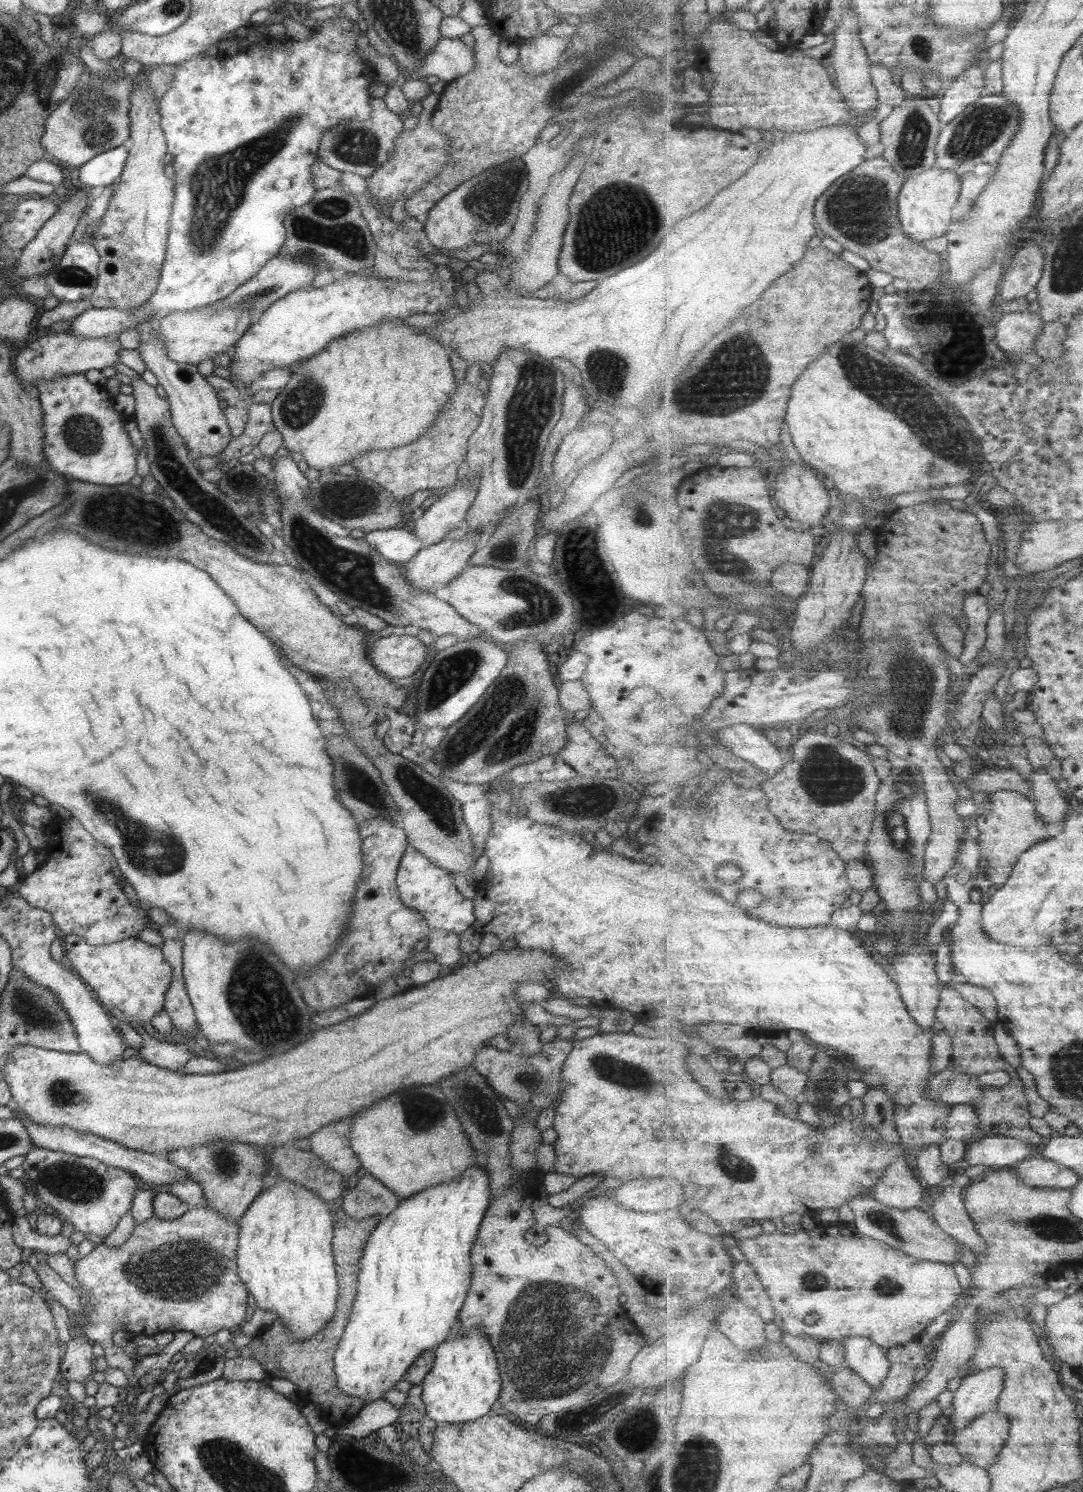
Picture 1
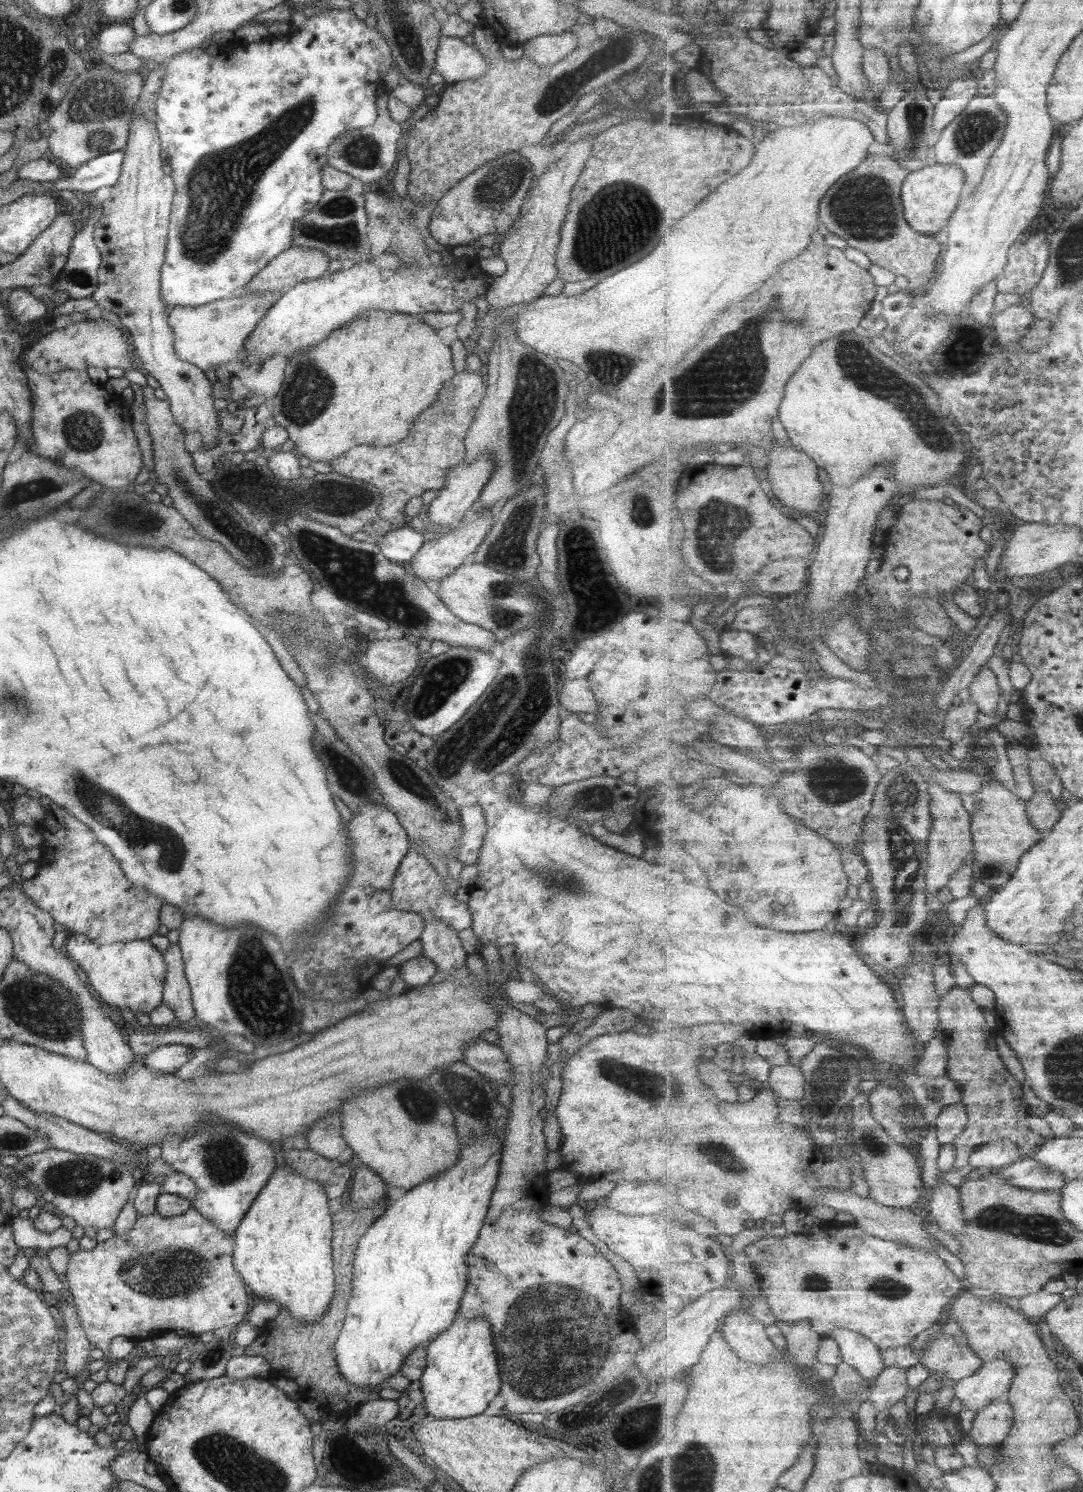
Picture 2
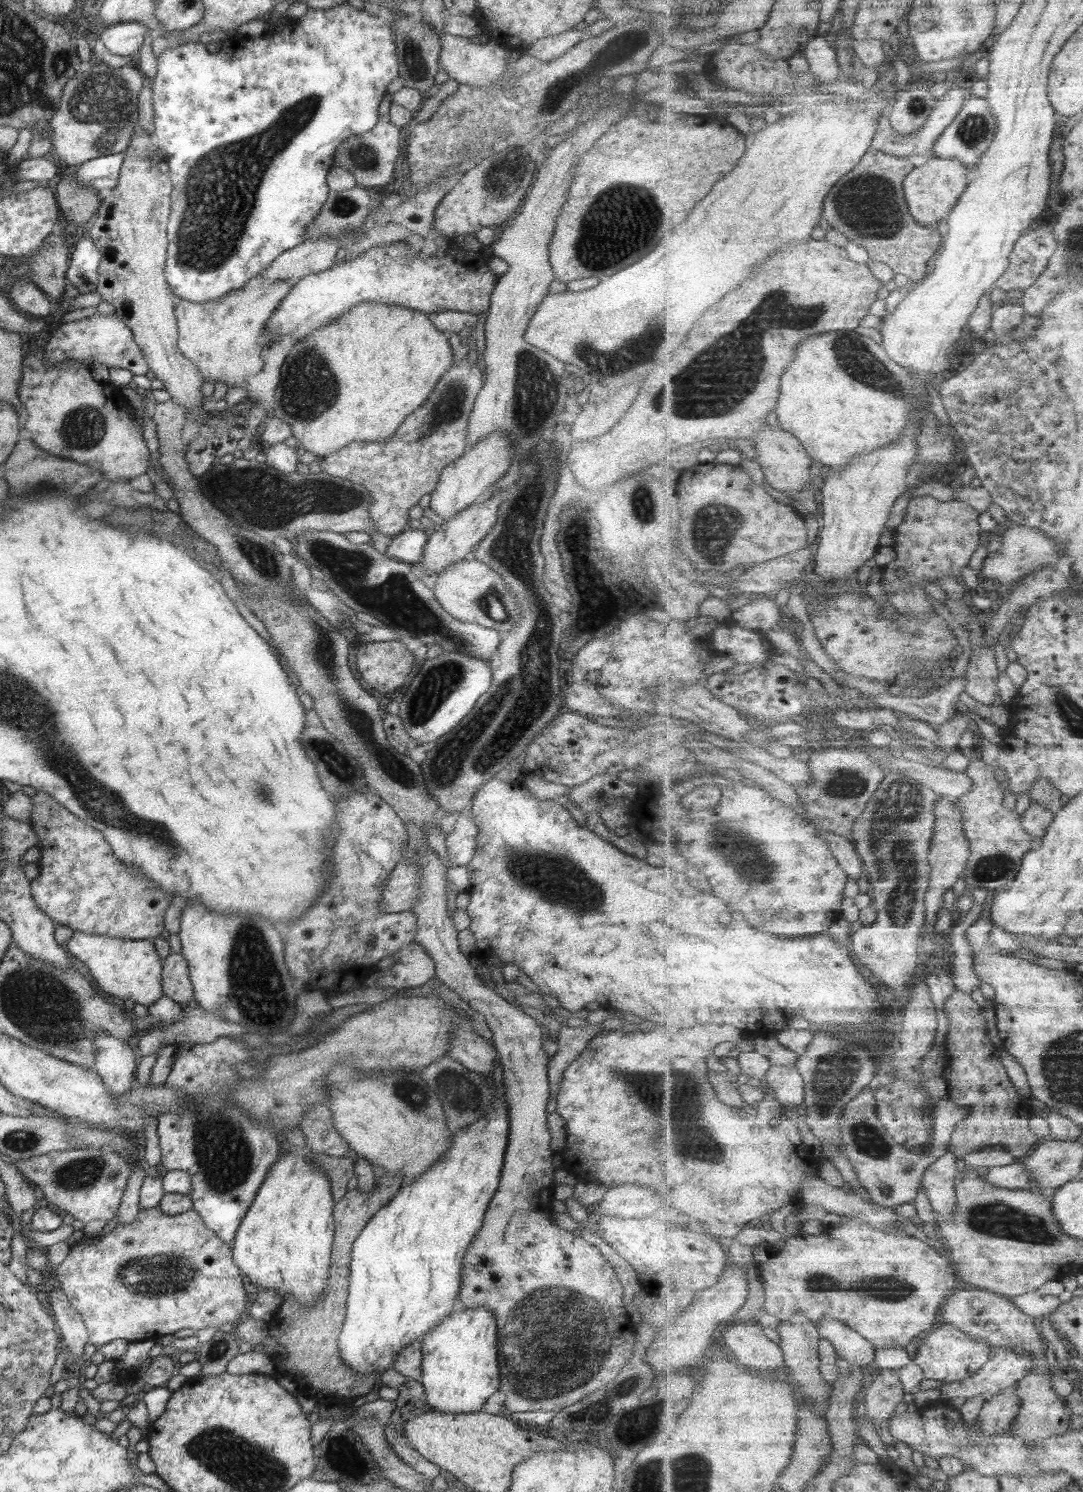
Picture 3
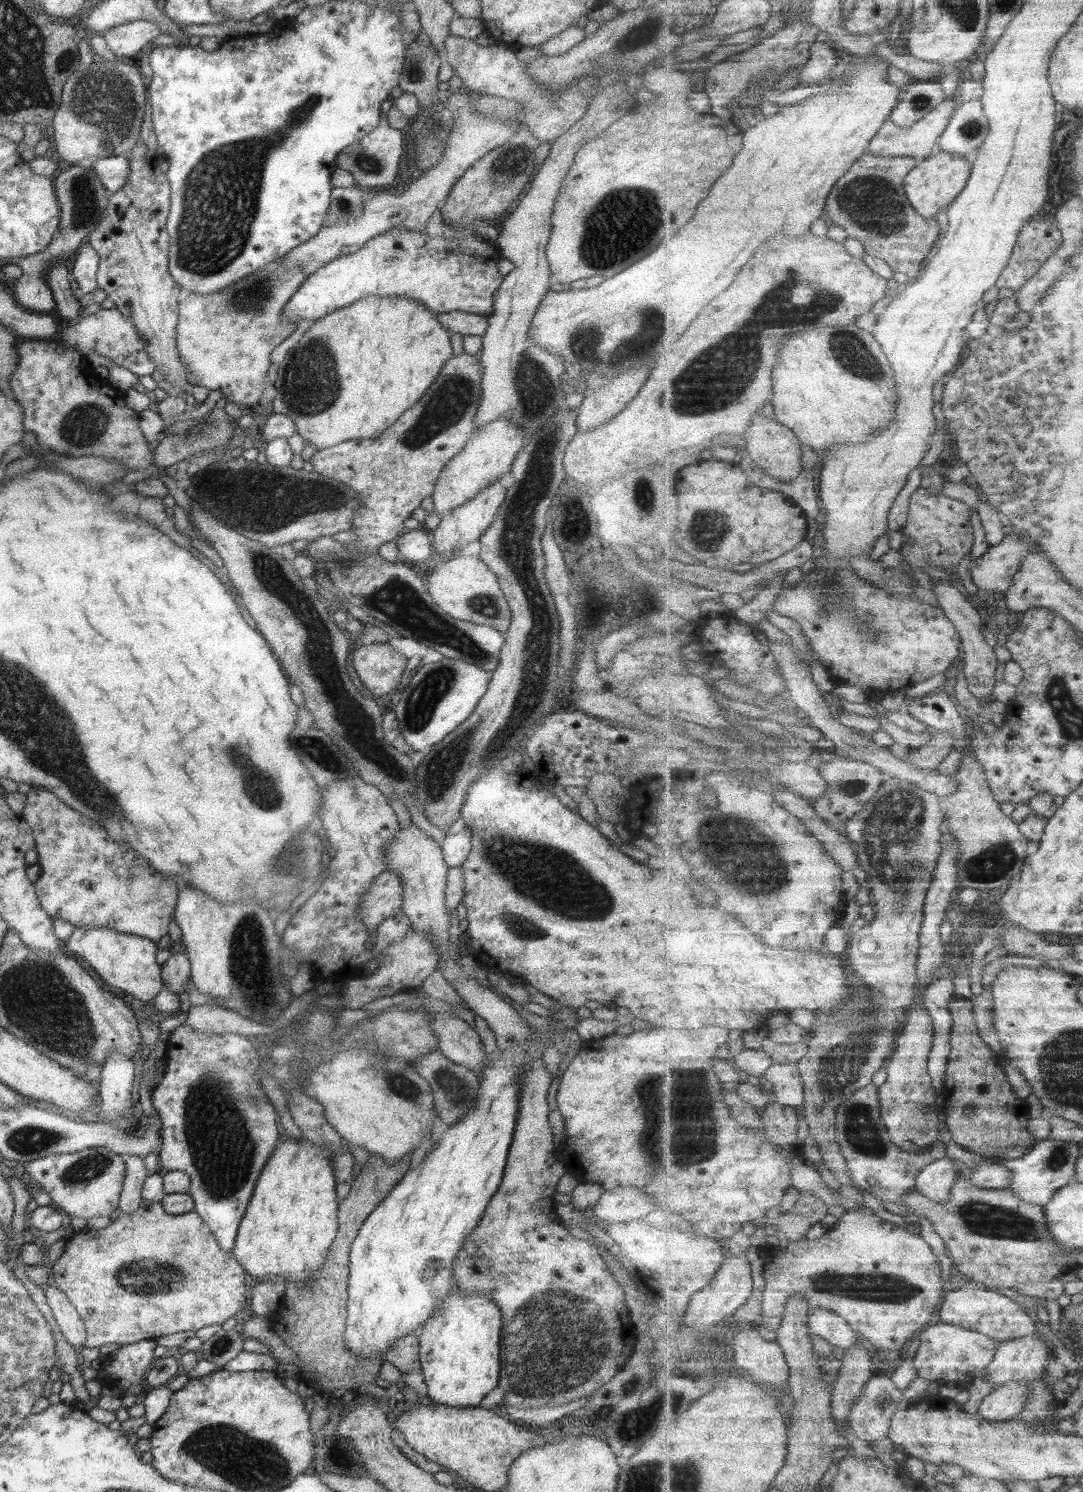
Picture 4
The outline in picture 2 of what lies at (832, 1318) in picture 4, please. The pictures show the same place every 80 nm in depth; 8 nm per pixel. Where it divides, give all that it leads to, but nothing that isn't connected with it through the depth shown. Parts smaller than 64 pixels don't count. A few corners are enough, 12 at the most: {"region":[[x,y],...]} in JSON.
{"region":[[835,1329],[843,1360],[867,1382],[886,1364],[881,1349],[863,1334]]}

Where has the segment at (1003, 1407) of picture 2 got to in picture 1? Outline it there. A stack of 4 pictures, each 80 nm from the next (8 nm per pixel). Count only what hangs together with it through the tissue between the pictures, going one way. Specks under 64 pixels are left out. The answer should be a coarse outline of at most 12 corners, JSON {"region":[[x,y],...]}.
{"region":[[1000,1410],[958,1429],[951,1443],[970,1463],[989,1469],[1010,1437]]}

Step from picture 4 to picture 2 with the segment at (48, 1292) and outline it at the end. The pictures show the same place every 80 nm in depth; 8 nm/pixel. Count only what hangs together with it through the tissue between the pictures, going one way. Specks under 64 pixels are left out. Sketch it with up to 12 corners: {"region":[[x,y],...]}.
{"region":[[54,1302],[61,1311],[65,1354],[61,1374],[85,1370],[90,1343],[74,1306]]}

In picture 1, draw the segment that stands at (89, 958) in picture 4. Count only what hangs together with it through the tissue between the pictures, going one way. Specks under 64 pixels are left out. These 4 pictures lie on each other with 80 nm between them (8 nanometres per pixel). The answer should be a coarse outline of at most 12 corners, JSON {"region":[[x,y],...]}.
{"region":[[61,936],[66,965],[114,1022],[164,1010],[159,945]]}

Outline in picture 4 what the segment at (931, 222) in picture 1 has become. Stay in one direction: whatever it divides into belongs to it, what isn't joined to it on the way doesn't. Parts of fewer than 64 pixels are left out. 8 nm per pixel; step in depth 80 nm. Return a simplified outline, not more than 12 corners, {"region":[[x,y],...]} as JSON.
{"region":[[938,148],[909,172],[915,210],[933,218],[968,185],[972,162]]}

